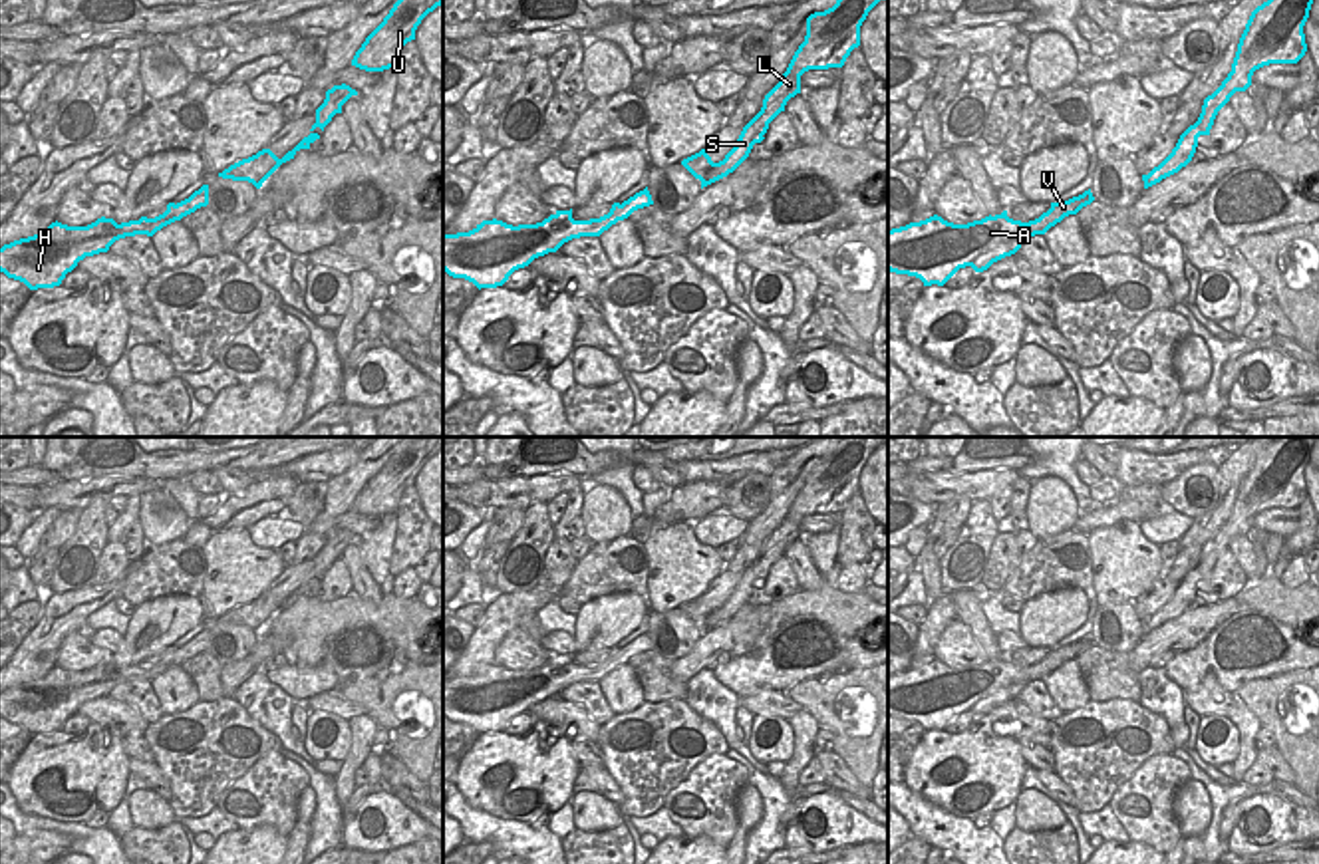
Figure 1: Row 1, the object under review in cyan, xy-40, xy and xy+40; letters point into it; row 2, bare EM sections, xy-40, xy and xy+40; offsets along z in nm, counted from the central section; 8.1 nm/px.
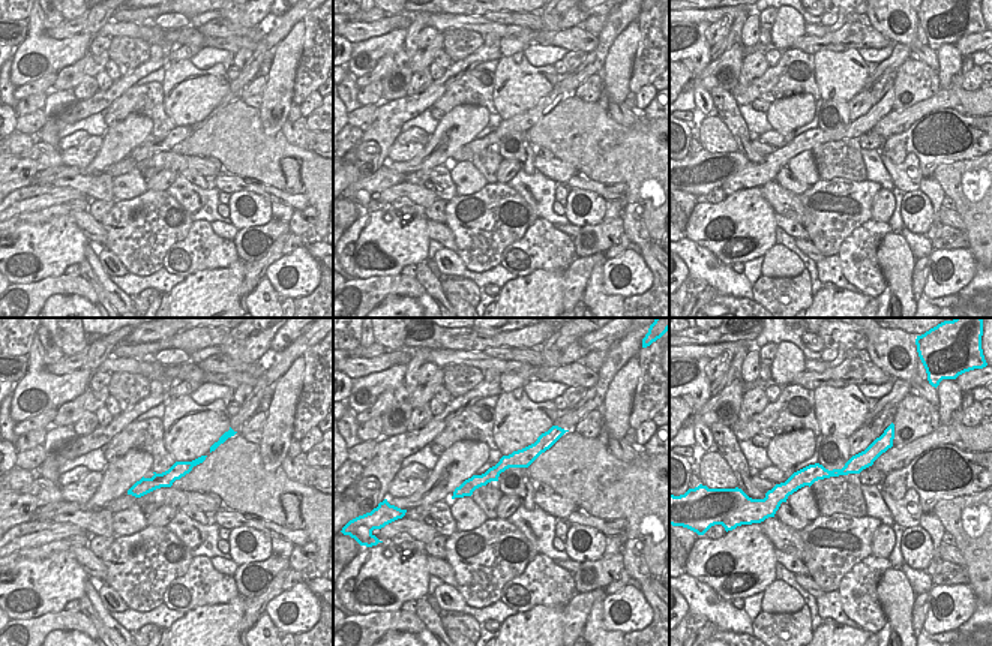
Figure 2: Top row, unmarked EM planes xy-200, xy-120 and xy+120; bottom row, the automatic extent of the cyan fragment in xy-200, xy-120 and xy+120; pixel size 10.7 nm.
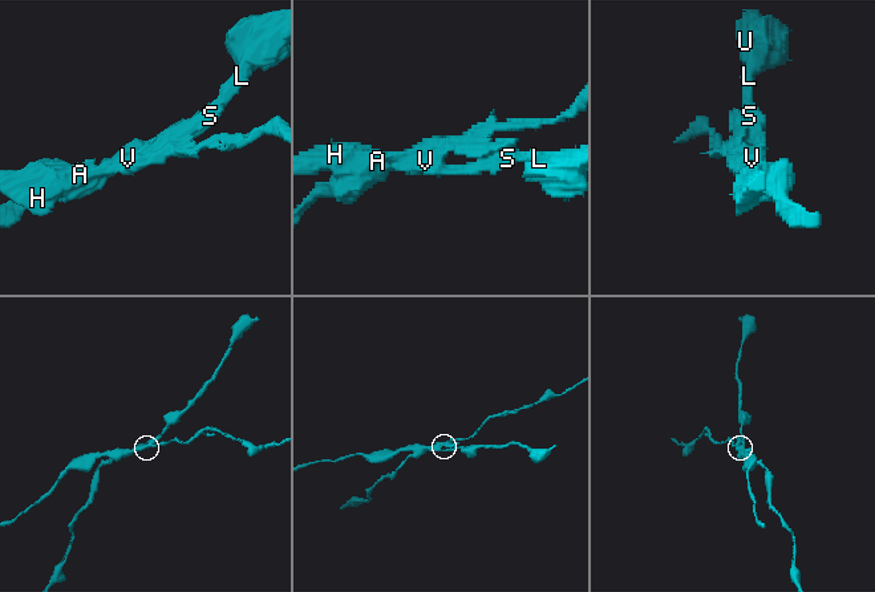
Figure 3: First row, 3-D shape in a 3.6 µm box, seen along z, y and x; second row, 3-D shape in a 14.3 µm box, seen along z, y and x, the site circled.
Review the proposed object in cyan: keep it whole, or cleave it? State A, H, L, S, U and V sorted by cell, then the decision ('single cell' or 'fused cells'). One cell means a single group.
groups A H / L S U V; fused cells

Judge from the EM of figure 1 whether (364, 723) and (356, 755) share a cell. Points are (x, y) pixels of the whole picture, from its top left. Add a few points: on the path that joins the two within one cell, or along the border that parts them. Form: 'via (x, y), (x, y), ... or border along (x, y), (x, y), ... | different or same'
via (362, 731), (362, 747) | same

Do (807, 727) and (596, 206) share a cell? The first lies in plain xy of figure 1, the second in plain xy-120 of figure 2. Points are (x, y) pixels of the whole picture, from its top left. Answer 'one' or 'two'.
two

